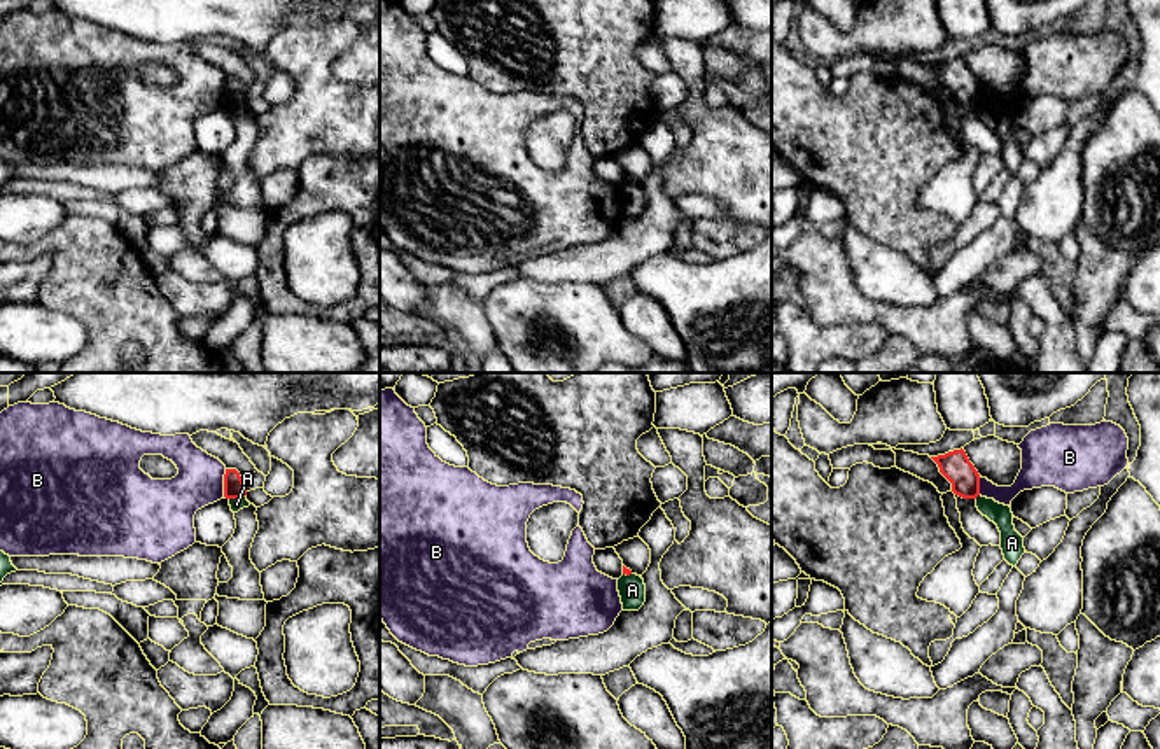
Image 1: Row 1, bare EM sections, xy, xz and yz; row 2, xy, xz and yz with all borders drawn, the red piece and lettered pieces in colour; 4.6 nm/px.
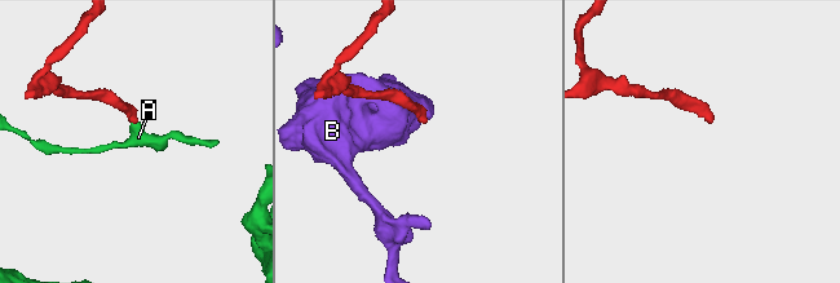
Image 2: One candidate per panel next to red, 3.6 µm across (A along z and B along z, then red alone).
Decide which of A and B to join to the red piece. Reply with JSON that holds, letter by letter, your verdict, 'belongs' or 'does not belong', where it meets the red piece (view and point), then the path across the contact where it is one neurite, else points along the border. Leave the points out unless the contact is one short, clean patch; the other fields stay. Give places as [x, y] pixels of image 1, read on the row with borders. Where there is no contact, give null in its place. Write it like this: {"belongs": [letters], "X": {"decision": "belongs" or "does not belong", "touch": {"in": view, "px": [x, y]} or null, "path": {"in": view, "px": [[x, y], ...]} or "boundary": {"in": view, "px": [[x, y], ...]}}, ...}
{"belongs": [], "A": {"decision": "does not belong", "touch": {"in": "xy", "px": [237, 497]}, "boundary": {"in": "xy", "px": [[244, 496], [230, 499]]}}, "B": {"decision": "does not belong", "touch": {"in": "xy", "px": [224, 483]}}}

